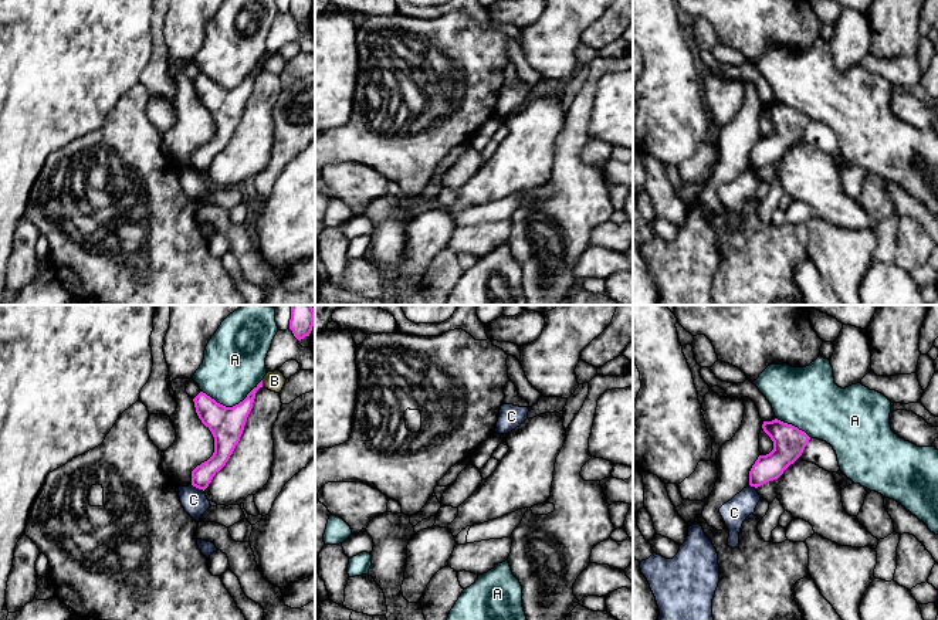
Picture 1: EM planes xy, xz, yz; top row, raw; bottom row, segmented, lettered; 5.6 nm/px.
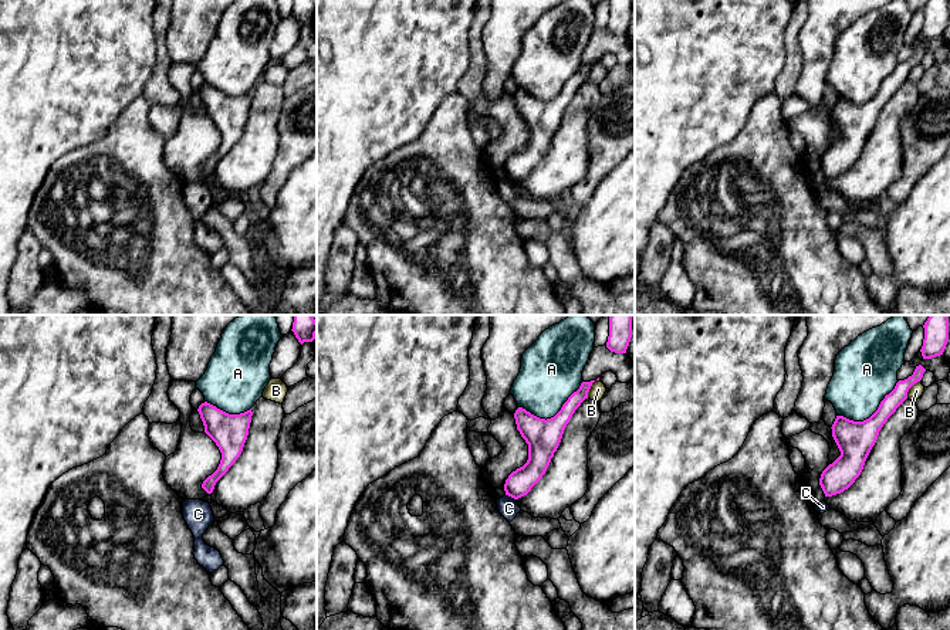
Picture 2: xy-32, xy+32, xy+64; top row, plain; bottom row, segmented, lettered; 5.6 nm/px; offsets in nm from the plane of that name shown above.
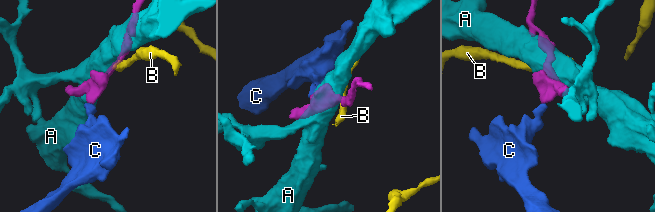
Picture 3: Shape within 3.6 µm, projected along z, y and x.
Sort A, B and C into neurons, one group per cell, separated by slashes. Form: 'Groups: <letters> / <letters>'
Groups: A / B / C

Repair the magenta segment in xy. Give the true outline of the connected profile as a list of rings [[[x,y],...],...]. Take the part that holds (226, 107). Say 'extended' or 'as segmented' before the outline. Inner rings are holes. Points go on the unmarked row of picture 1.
as segmented; [[[263,62],[233,89],[226,89],[200,74],[194,81],[194,89],[202,105],[214,119],[213,138],[192,153],[192,167],[206,172],[213,159],[226,148],[243,116],[247,99],[253,91],[257,72]]]

